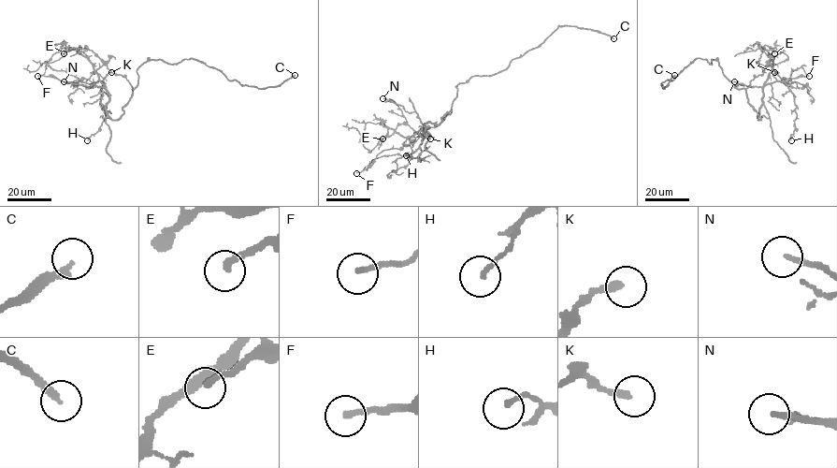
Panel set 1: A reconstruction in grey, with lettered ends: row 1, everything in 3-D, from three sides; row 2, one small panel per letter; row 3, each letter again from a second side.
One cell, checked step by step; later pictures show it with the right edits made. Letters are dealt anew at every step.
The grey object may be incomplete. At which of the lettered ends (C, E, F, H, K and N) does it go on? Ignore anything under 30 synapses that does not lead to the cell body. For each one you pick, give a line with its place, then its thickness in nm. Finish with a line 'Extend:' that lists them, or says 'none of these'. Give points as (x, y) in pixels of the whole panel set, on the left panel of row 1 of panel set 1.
C: place (295, 75); calibre 240 nm
K: place (111, 72); calibre 260 nm
Extend: C, K

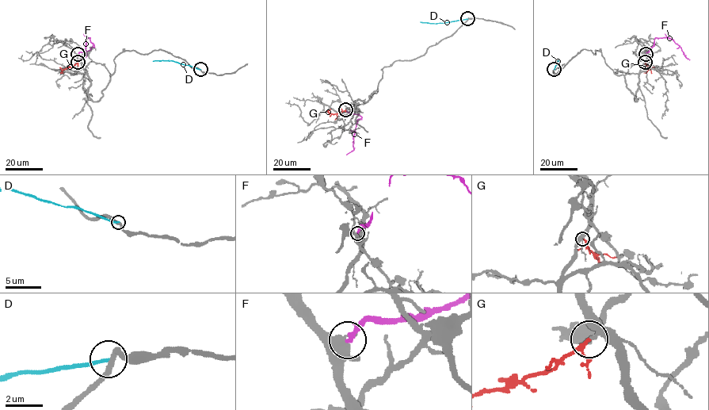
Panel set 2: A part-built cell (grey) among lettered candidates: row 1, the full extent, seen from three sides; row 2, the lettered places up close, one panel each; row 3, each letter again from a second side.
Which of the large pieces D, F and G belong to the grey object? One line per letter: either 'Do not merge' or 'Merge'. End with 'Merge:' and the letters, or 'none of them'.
D: Do not merge
F: Do not merge
G: Merge
Merge: G

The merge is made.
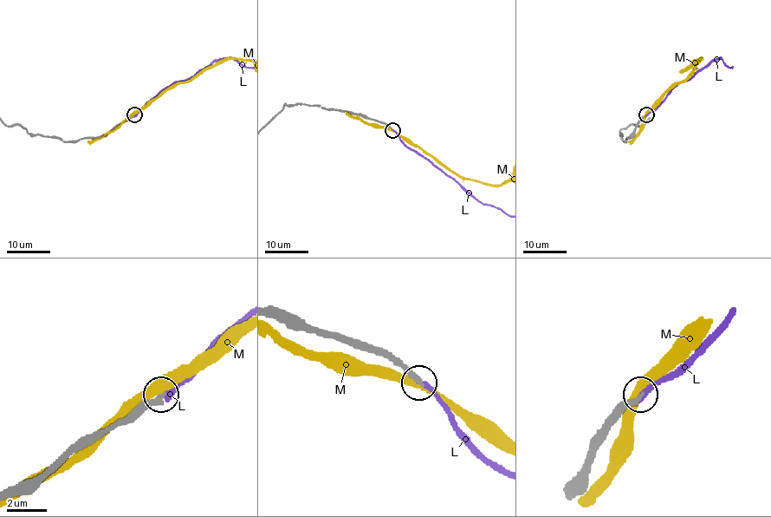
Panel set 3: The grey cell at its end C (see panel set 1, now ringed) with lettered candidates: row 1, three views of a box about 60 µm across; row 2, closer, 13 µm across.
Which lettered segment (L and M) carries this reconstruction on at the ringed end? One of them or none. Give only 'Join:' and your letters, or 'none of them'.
Join: L

